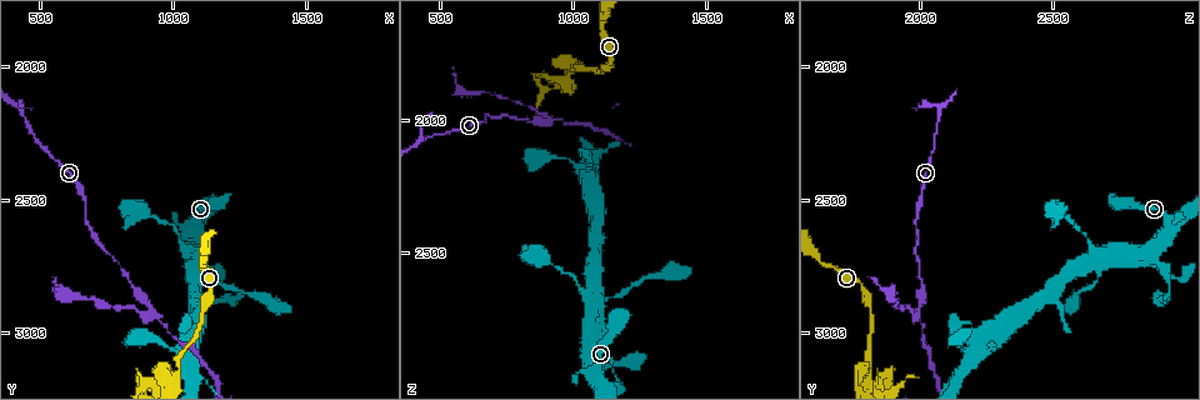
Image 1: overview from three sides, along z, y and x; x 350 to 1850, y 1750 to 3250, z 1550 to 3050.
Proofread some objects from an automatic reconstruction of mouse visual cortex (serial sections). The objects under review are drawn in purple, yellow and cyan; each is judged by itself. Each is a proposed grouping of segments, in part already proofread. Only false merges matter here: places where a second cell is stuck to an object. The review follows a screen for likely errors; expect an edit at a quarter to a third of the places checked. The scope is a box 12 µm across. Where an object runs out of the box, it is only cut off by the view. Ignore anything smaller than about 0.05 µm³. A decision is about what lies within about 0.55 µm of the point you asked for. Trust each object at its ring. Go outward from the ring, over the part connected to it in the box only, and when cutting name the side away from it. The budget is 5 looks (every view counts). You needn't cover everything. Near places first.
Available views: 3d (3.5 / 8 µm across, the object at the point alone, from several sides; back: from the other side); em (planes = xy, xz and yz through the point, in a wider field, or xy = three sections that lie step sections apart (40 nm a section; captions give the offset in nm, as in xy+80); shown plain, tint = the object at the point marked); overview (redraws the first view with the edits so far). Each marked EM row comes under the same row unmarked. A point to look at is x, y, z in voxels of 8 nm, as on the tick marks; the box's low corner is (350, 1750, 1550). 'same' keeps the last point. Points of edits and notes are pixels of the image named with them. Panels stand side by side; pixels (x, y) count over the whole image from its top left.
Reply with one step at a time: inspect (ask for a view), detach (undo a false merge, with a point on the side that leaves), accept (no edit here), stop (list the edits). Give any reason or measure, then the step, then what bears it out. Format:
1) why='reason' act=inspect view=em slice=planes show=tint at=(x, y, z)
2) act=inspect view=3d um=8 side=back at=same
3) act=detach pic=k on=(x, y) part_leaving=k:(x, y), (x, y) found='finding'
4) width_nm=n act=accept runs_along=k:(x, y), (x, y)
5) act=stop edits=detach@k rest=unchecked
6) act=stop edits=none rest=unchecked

why='abrupt turn' act=inspect view=em slice=xy step=1 show=tint at=(1010, 3160, 1800)

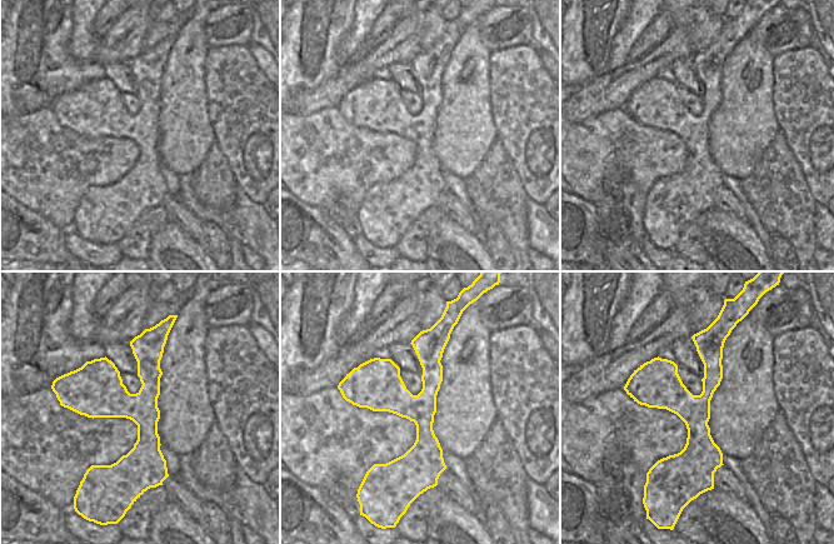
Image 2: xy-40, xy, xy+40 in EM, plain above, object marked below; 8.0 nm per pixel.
why='see where the arms go' act=inspect view=3d um=3.5 at=same

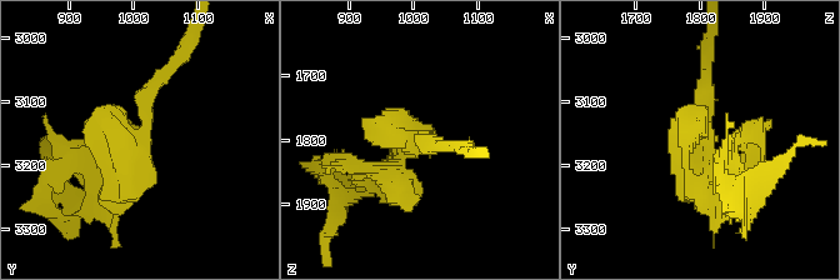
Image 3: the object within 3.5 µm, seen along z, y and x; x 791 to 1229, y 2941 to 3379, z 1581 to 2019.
act=detach pic=3 on=(741, 136) part_leaving=3:(720, 160), (726, 184), (755, 180) found='two cells meet here'

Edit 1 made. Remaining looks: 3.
why='see it whole again' act=inspect view=overview

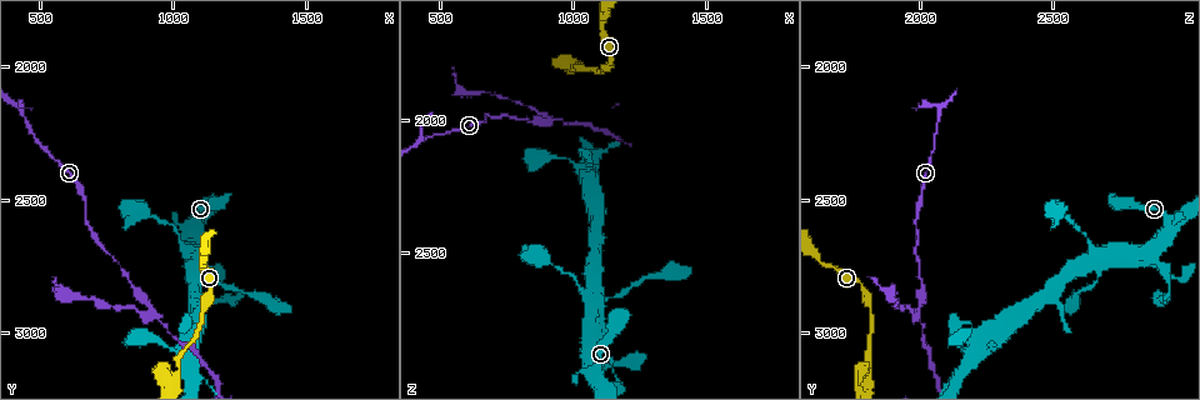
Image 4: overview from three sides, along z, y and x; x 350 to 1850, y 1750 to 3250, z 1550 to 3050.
why='four-way junction' act=inspect view=3d um=3.5 at=(1050, 2680, 2650)

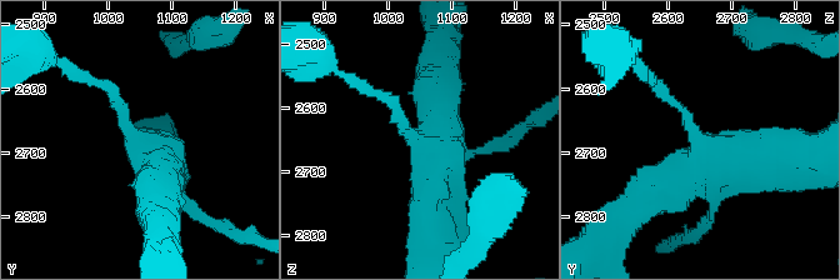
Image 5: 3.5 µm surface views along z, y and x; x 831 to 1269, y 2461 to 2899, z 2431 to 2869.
arms=4 arm_widths_nm=150,150,400,500 act=inspect view=em slice=xy step=2 show=tint at=(1060, 2690, 2660)

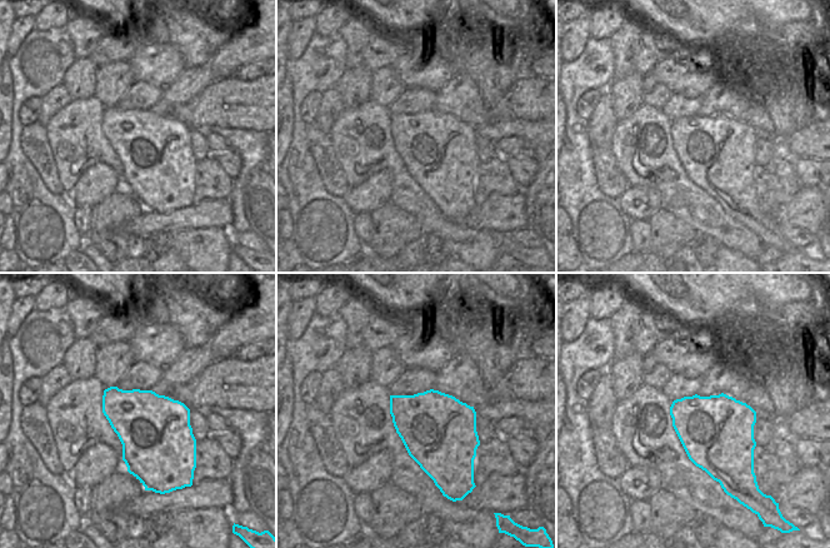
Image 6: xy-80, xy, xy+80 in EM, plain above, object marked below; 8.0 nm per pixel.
width_nm=600 act=accept runs_along=5:(790, 153), (701, 160), (638, 206) found='all the same cell'

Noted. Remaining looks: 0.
act=stop edits=detach@3 rest=unchecked

